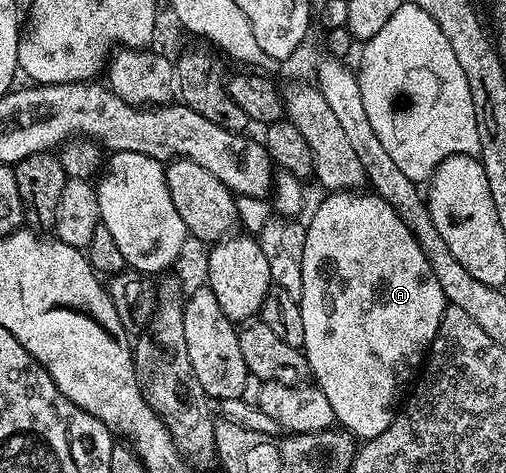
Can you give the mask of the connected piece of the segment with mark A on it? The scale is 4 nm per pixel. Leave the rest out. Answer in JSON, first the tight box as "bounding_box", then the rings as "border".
{"bounding_box":[299,190,447,441],"border":[[[365,190],[334,191],[332,194],[326,195],[326,200],[314,210],[313,217],[310,218],[309,224],[307,223],[305,228],[303,286],[299,293],[299,303],[303,314],[303,351],[305,357],[309,359],[309,371],[312,379],[315,381],[316,387],[320,388],[321,393],[327,398],[327,402],[331,402],[331,410],[336,423],[344,431],[362,441],[375,439],[379,434],[383,434],[383,430],[387,430],[391,426],[407,389],[414,383],[419,369],[427,359],[429,349],[433,347],[433,340],[443,322],[447,303],[440,280],[436,278],[435,270],[428,261],[428,254],[420,248],[416,235],[409,228],[407,222],[384,198],[366,192]]]}

